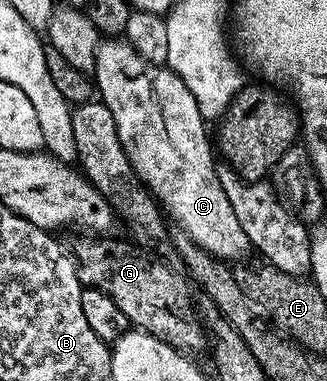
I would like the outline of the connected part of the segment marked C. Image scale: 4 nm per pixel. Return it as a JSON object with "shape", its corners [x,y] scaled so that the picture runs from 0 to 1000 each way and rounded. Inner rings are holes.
{"shape":[[[321,102],[300,115],[281,199],[291,205],[303,262],[333,283],[339,302],[352,302],[352,333],[364,344],[388,417],[459,507],[483,530],[498,533],[514,567],[529,567],[550,601],[654,680],[691,690],[725,690],[749,680],[734,675],[768,664],[768,646],[706,546],[706,530],[694,525],[694,501],[682,501],[670,480],[667,436],[651,433],[657,391],[645,378],[645,349],[642,341],[639,349],[627,341],[633,310],[609,291],[596,249],[572,239],[560,207],[547,207],[547,197],[535,197],[505,171],[450,165],[450,155],[425,147],[379,102]]]}

